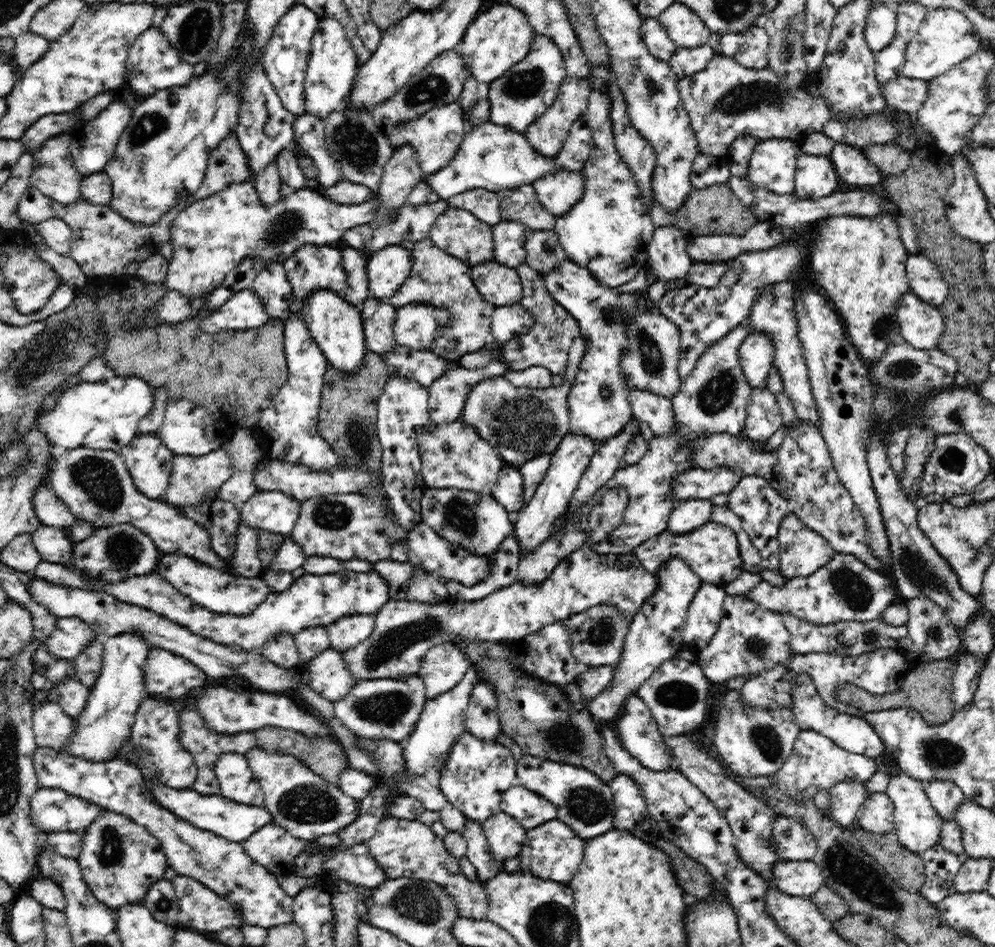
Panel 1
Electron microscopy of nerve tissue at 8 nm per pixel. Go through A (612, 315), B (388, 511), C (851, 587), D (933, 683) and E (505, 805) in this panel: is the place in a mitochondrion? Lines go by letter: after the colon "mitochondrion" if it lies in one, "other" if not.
A: mitochondrion
B: other
C: mitochondrion
D: mitochondrion
E: other

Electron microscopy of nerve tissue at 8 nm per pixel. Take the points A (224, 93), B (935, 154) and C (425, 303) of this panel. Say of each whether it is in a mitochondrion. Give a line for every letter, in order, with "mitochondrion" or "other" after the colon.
A: other
B: other
C: other

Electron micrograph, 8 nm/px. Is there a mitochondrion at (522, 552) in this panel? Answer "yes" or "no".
no

